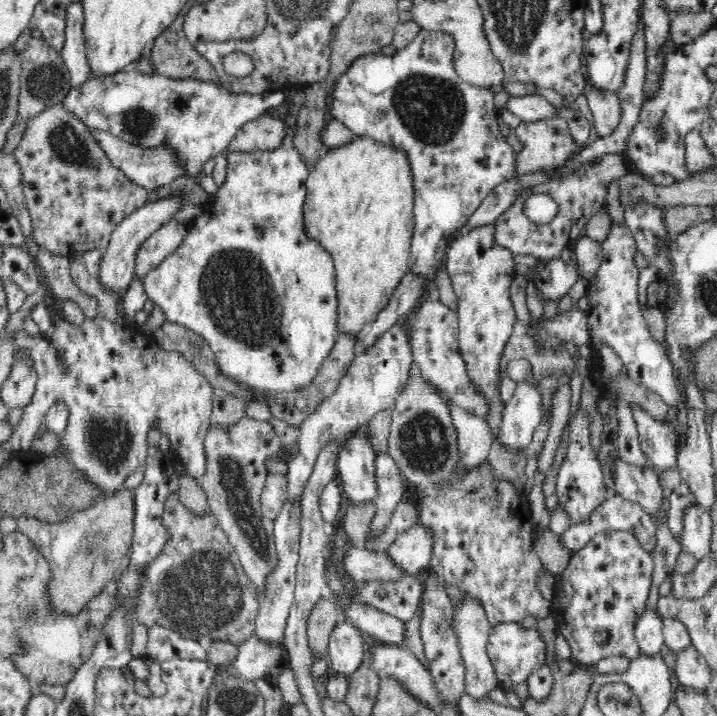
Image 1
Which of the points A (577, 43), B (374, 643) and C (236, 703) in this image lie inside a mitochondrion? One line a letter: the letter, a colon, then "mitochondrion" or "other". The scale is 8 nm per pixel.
A: other
B: other
C: mitochondrion

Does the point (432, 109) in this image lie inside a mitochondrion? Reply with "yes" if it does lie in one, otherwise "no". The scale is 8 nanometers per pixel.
yes

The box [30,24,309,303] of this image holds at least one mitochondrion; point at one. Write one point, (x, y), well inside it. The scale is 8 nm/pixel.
(65, 142)

